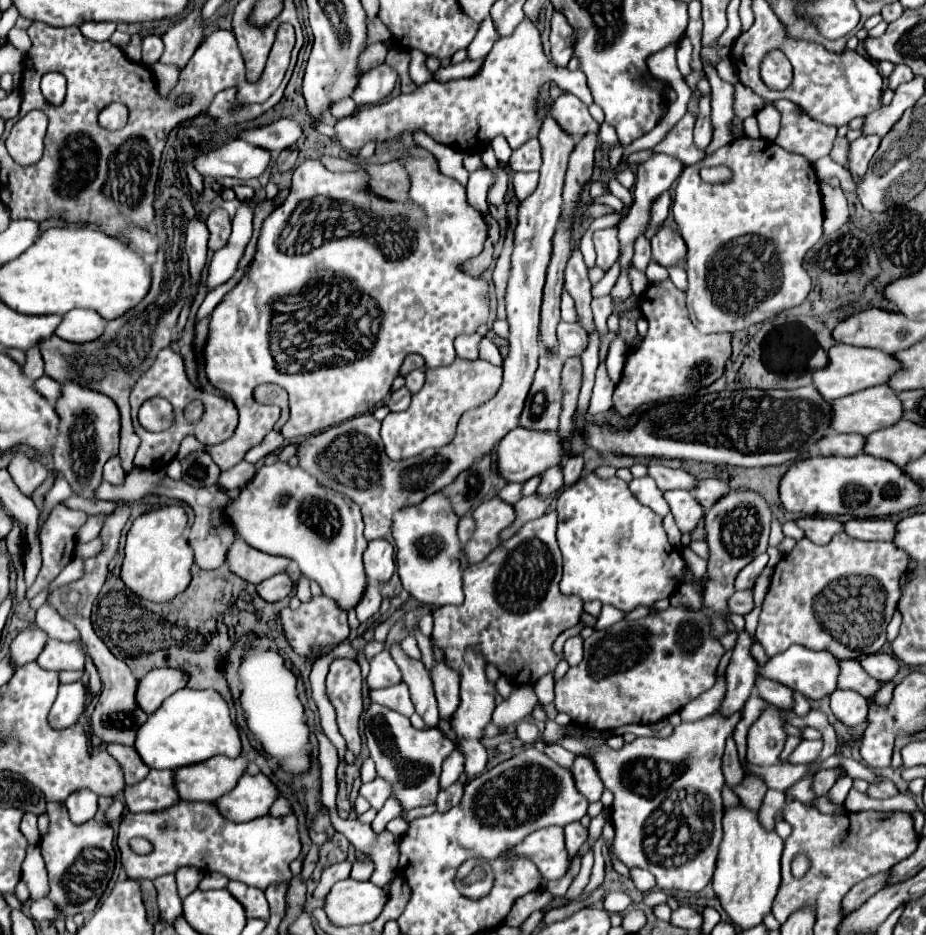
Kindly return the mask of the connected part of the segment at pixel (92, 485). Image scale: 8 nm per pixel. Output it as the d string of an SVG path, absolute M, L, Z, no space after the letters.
M70 382L62 388L62 396L56 402L56 412L60 416L60 434L54 450L54 470L62 474L62 478L70 484L76 496L94 500L96 488L102 484L104 464L112 456L118 456L118 408L104 394L92 392Z

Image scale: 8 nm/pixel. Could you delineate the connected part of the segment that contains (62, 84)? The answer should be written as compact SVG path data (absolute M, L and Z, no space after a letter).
M44 74L42 94L52 106L60 106L66 96L66 78L62 74Z

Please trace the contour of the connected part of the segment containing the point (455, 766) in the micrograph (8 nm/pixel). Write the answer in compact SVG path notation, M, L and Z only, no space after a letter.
M454 750L442 764L442 774L440 774L440 788L446 788L448 782L454 782L464 770L464 754L460 750Z

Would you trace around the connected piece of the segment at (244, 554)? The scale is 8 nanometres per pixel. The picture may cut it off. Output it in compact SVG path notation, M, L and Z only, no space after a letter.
M236 540L226 554L226 564L230 572L250 584L258 584L278 572L284 572L288 562L288 558L254 550L252 546L246 546L242 540Z

